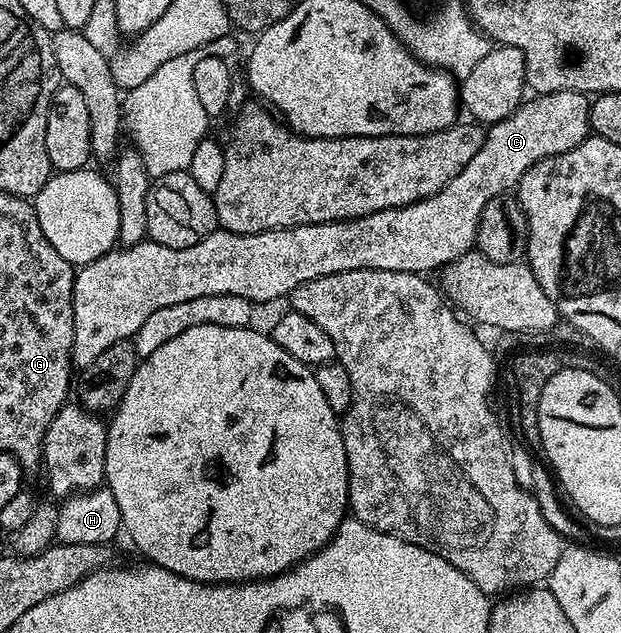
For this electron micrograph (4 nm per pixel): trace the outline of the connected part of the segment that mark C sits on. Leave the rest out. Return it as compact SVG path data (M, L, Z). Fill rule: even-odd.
M553 91L552 93L541 93L532 96L530 99L524 100L522 104L516 107L505 119L490 126L483 134L483 142L481 143L481 151L477 151L477 155L473 155L473 159L469 159L469 163L465 163L465 167L457 175L453 175L453 179L449 179L449 183L445 183L445 187L441 187L439 193L429 195L425 199L413 202L412 205L406 205L400 209L386 209L385 211L377 211L373 215L365 215L357 219L349 219L348 221L326 221L325 223L313 223L312 225L294 225L288 229L274 229L273 231L261 231L260 233L229 233L226 231L216 231L211 233L205 239L201 239L201 243L193 243L193 247L181 247L174 249L173 247L165 247L161 243L153 240L145 240L136 245L128 245L126 247L116 247L110 249L105 255L101 255L101 259L97 259L93 263L82 266L76 272L75 282L73 283L73 351L71 352L71 364L76 370L82 371L89 367L89 363L93 363L93 359L97 359L97 355L101 355L101 351L106 351L109 347L113 347L113 343L118 341L129 341L134 338L135 332L141 327L141 323L145 323L145 319L149 319L149 315L153 315L153 311L161 311L161 307L173 307L173 303L185 303L188 299L201 299L201 295L241 295L245 299L249 299L252 303L260 303L259 301L275 301L278 297L286 298L297 287L301 287L305 282L313 279L321 279L329 275L337 275L345 271L357 271L358 269L380 269L381 271L397 271L398 273L417 273L420 275L431 275L431 272L442 270L444 265L461 259L461 255L472 252L476 248L475 240L477 239L477 227L481 223L481 215L485 211L485 203L489 203L489 199L494 197L502 197L510 194L512 190L518 186L520 179L525 175L525 171L529 171L529 167L533 167L533 163L537 163L546 157L553 155L561 155L565 151L573 151L573 147L580 145L587 136L591 133L591 101L588 94L578 93L577 91Z

